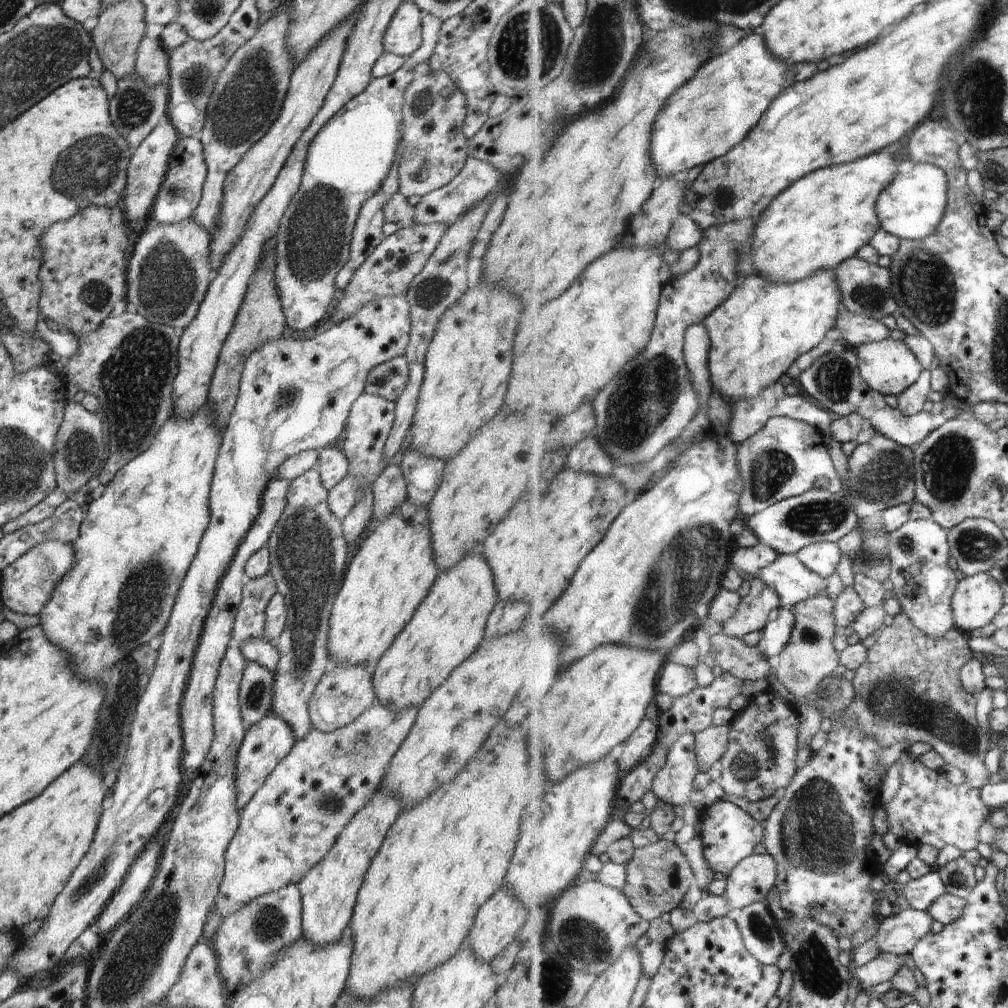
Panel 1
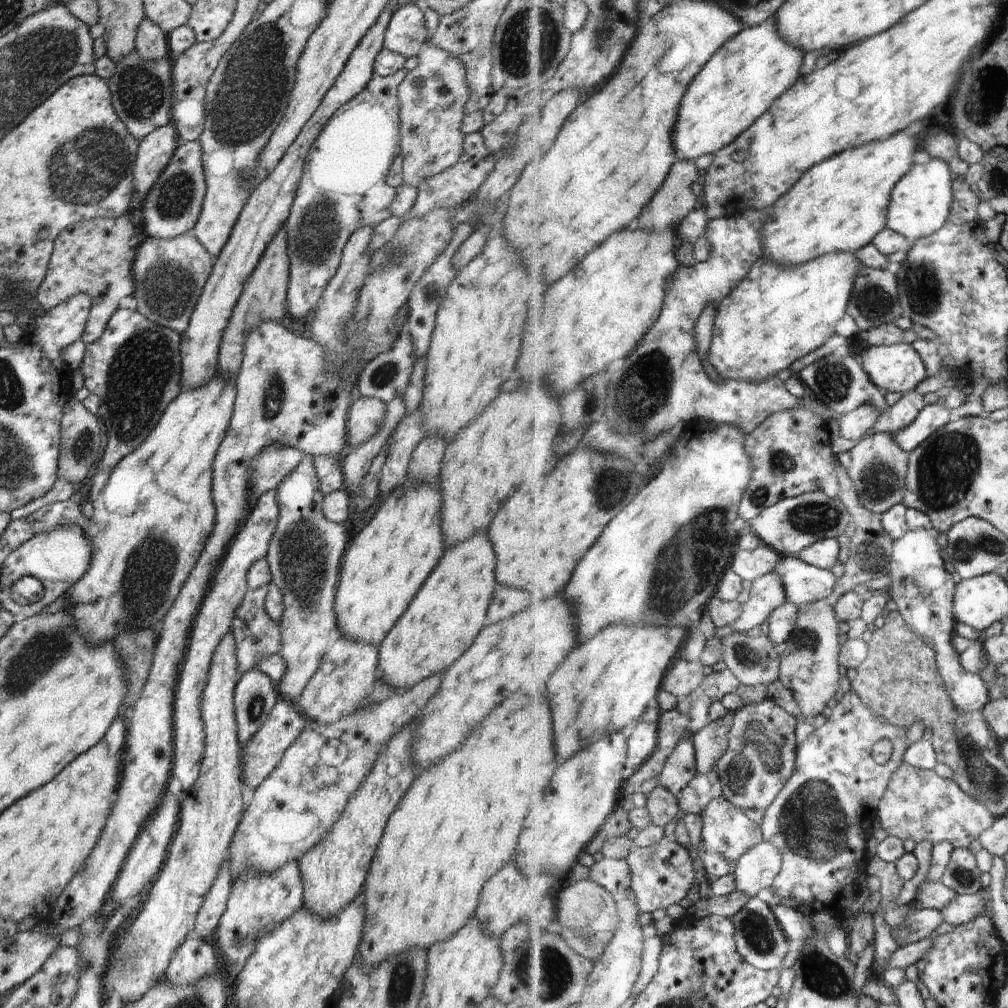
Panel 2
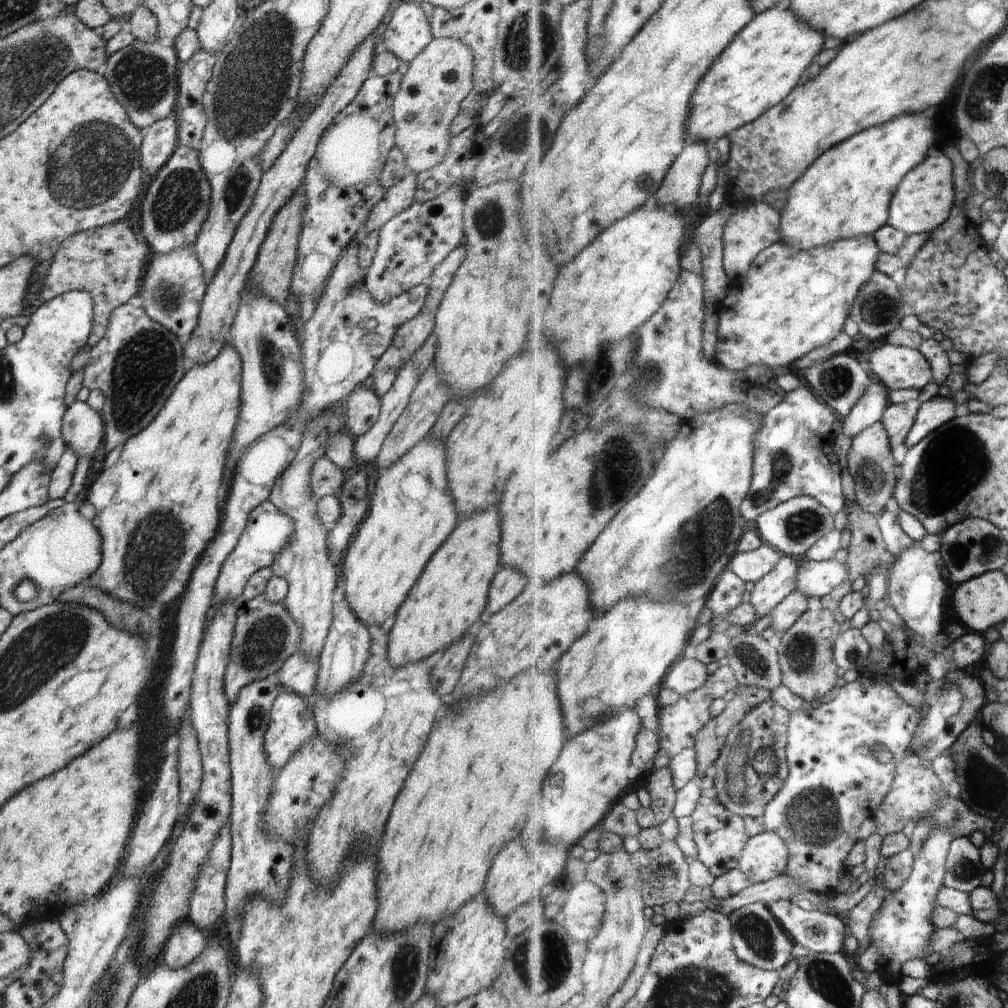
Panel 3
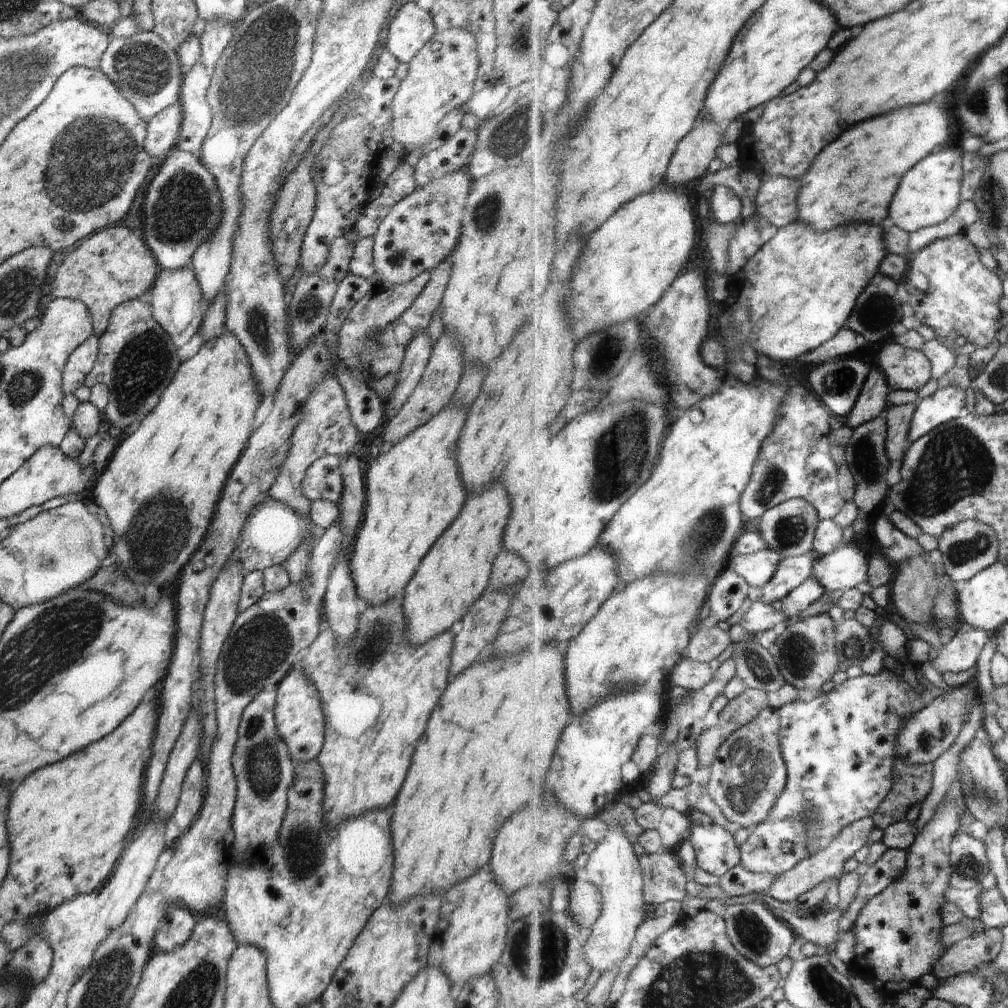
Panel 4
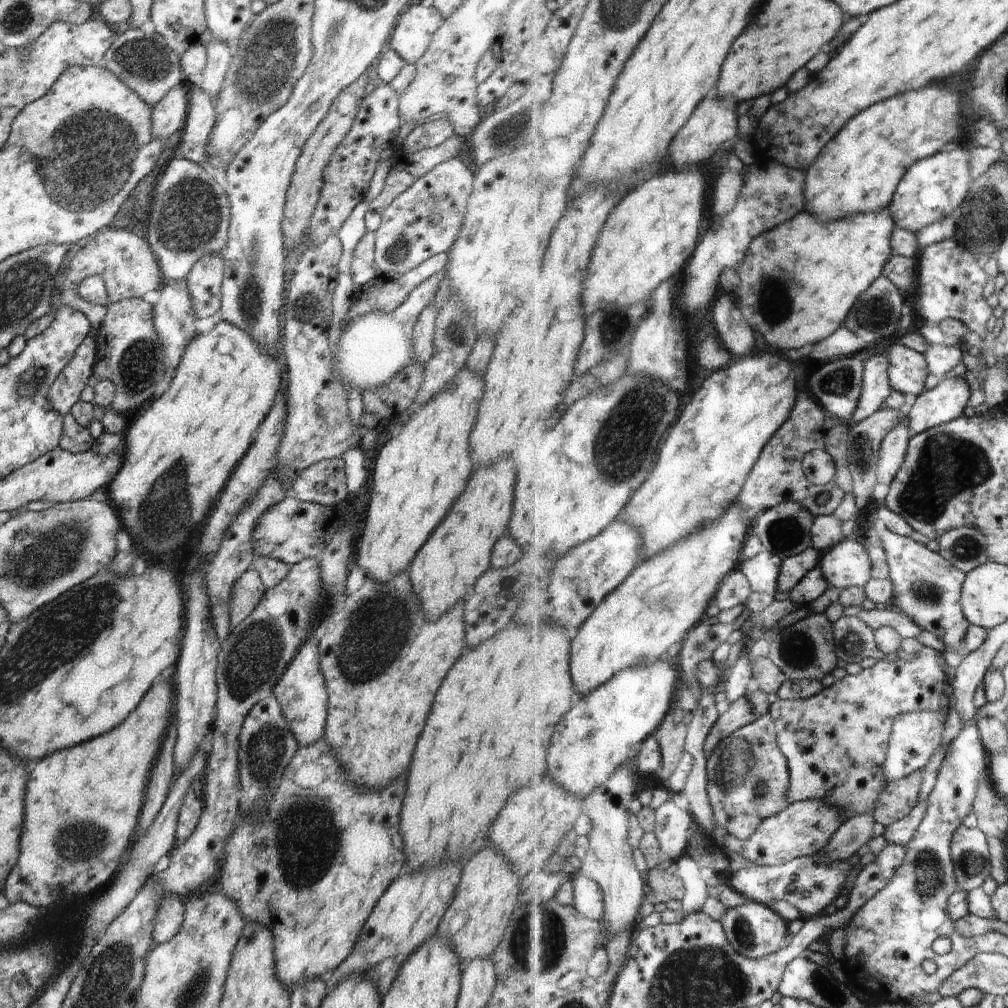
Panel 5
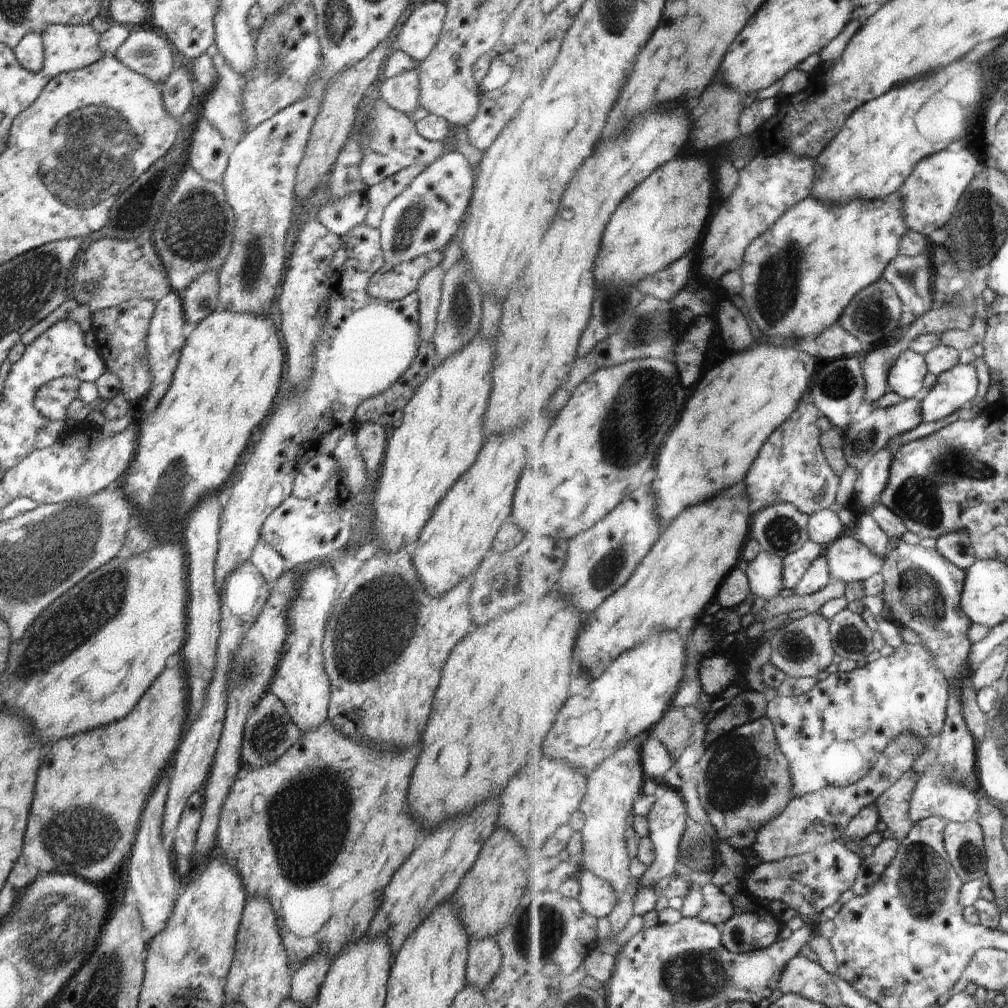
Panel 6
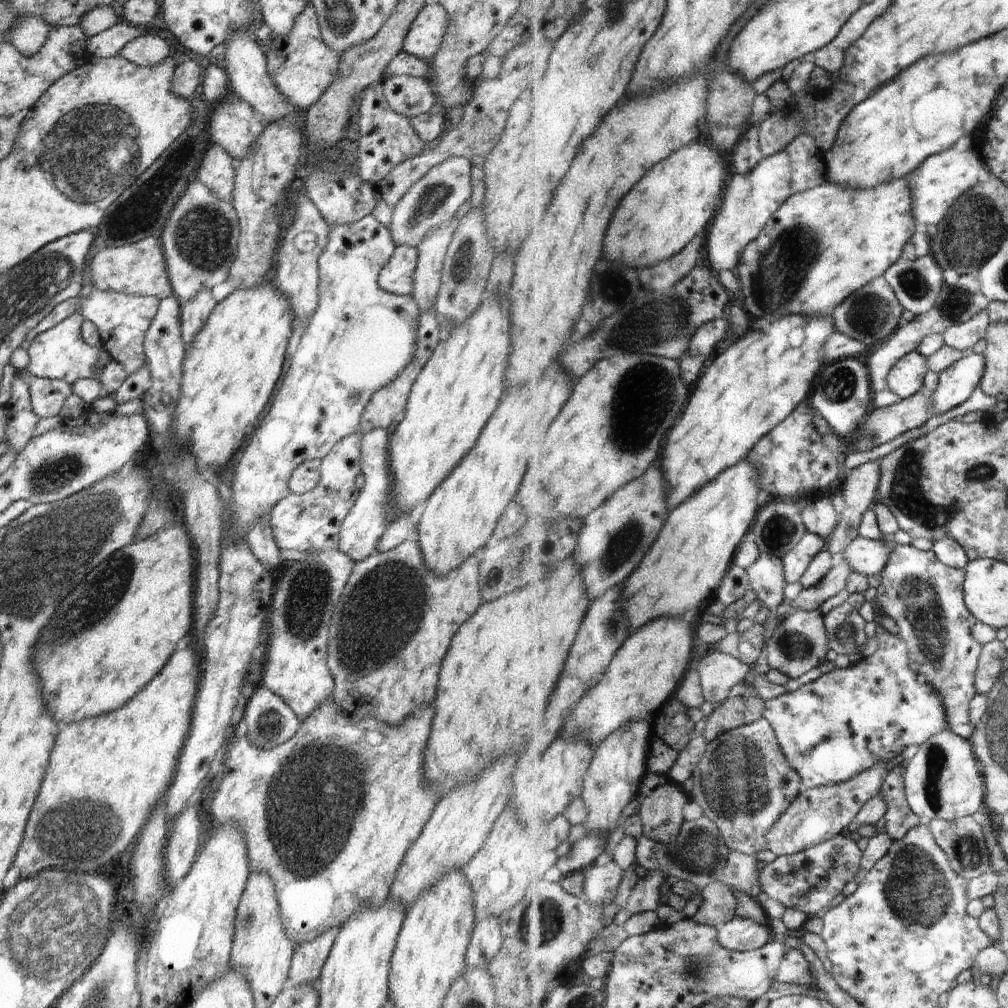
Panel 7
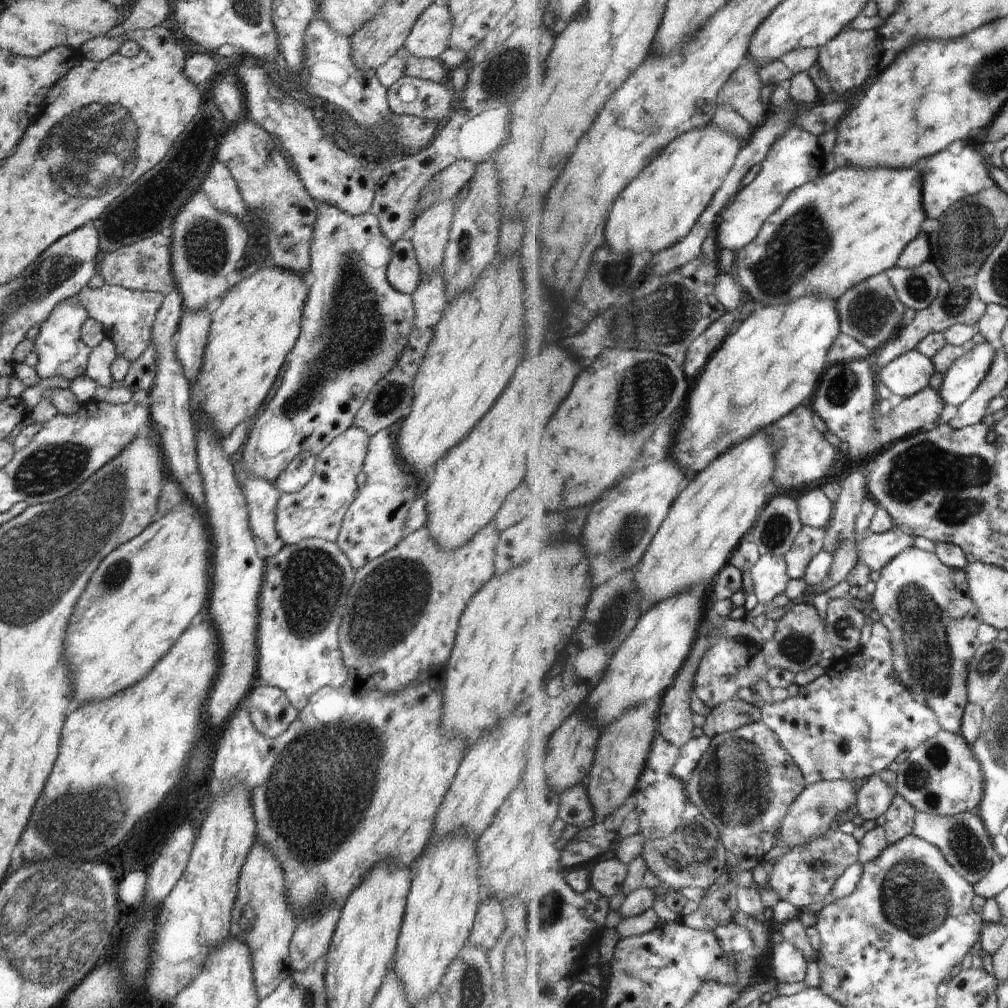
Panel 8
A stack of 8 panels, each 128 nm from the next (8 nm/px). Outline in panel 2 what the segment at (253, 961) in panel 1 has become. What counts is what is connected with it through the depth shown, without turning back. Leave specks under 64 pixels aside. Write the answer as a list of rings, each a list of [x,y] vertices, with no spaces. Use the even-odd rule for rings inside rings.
[[[296,859],[289,861],[272,873],[245,869],[231,882],[227,908],[216,930],[220,950],[225,956],[224,973],[228,981],[233,982],[239,976],[260,938],[276,929],[301,908],[303,885],[298,864]]]

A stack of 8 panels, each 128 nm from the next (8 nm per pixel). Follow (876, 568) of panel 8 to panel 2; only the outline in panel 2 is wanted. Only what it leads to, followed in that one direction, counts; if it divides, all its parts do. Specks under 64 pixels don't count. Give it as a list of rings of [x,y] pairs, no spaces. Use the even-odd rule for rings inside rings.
[[[799,557],[782,558],[776,571],[785,580],[789,601],[800,607],[829,599],[839,582],[831,569],[813,566]]]

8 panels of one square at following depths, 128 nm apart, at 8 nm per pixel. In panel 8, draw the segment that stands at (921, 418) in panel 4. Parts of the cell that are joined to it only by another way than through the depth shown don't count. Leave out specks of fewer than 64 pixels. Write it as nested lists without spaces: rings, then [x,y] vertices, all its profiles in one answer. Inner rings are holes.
[[[984,342],[957,360],[944,375],[941,393],[948,406],[959,407],[975,394],[994,366],[998,347]]]

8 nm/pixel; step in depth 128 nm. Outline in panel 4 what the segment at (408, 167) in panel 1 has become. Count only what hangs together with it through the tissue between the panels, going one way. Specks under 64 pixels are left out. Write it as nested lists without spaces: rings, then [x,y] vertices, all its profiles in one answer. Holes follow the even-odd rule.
[[[449,28],[437,32],[408,63],[408,74],[400,81],[393,100],[393,137],[394,142],[403,144],[406,150],[412,148],[424,148],[427,142],[432,142],[436,132],[439,131],[438,124],[448,113],[454,111],[462,104],[469,103],[473,96],[479,66],[476,48],[476,36],[464,28]]]

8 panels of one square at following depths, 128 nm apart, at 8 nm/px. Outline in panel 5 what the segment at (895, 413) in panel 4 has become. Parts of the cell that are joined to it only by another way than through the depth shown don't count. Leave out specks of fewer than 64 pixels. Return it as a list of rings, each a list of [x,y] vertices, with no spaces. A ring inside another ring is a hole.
[[[907,415],[892,432],[886,436],[880,456],[879,480],[880,484],[892,486],[902,466],[906,464],[913,434],[910,428],[910,417]]]

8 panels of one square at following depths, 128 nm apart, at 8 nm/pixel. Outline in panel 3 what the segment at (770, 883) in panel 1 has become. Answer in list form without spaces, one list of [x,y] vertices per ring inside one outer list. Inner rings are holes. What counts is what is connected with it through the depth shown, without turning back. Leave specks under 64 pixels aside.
[[[766,830],[751,838],[741,861],[741,870],[756,883],[780,877],[788,870],[793,860],[793,852],[786,838],[778,832]]]

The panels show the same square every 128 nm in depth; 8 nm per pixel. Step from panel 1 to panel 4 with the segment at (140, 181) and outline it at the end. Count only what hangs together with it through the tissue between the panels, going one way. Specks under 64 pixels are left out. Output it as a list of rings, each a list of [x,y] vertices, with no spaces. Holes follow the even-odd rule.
[[[180,103],[168,106],[160,114],[147,121],[147,135],[144,140],[144,152],[148,156],[158,156],[159,163],[162,154],[166,156],[169,150],[177,145],[182,122],[182,106]]]

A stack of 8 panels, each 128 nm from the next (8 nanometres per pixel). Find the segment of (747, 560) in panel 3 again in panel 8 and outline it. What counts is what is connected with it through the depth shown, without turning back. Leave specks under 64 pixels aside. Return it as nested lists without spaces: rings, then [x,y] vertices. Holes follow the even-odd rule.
[[[773,554],[761,555],[751,574],[759,602],[766,604],[784,594],[793,579],[786,557]]]

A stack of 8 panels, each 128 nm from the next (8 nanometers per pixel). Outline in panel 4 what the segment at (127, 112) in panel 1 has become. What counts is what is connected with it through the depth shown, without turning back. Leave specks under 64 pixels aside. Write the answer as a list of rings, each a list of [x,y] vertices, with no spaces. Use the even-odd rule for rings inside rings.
[[[153,30],[111,39],[102,55],[100,71],[120,89],[122,96],[136,108],[142,120],[149,121],[168,106],[179,103],[185,69],[179,61],[177,51],[172,50]]]

